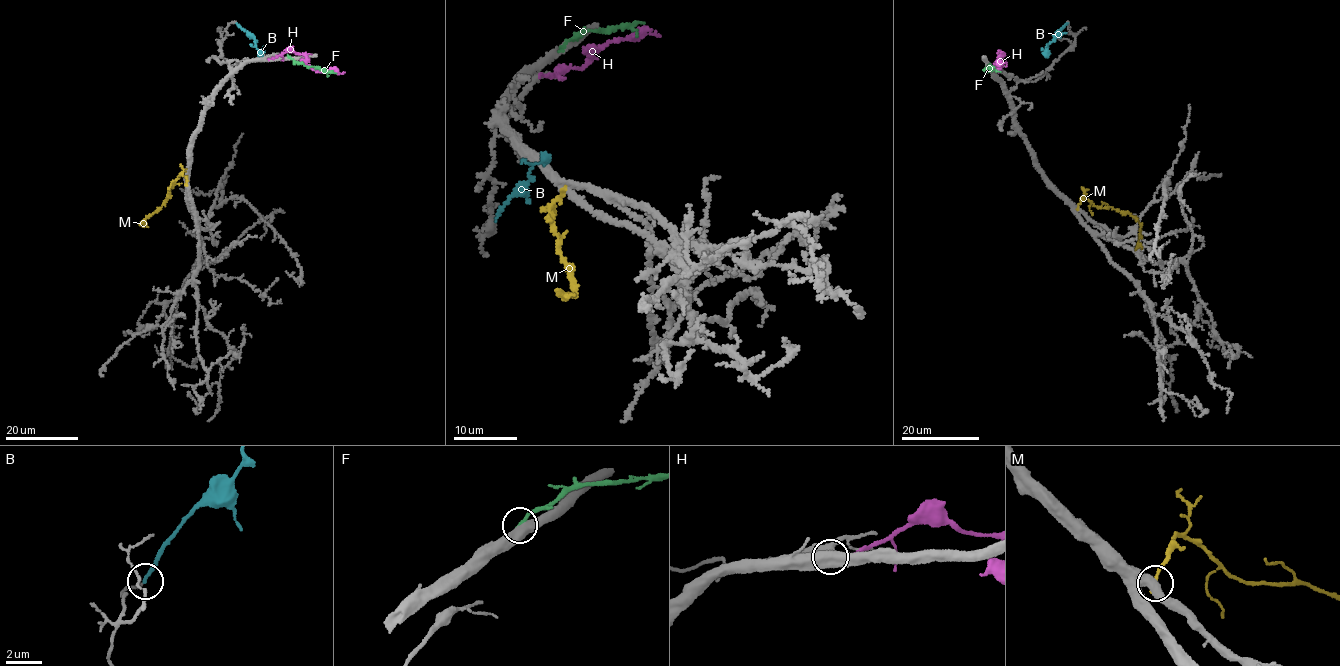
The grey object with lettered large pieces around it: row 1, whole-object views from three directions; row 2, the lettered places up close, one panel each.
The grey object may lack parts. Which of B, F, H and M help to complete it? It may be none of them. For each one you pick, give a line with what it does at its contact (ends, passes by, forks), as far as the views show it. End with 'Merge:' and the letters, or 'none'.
Merge: none

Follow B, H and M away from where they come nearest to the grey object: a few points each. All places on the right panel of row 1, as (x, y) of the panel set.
B: (1067, 23), (1047, 45), (1047, 51), (1047, 43)
H: (999, 70), (1004, 54), (999, 57), (997, 70), (1005, 61)
M: (1077, 207), (1085, 197), (1096, 206), (1112, 208), (1135, 217), (1140, 226), (1136, 249)

